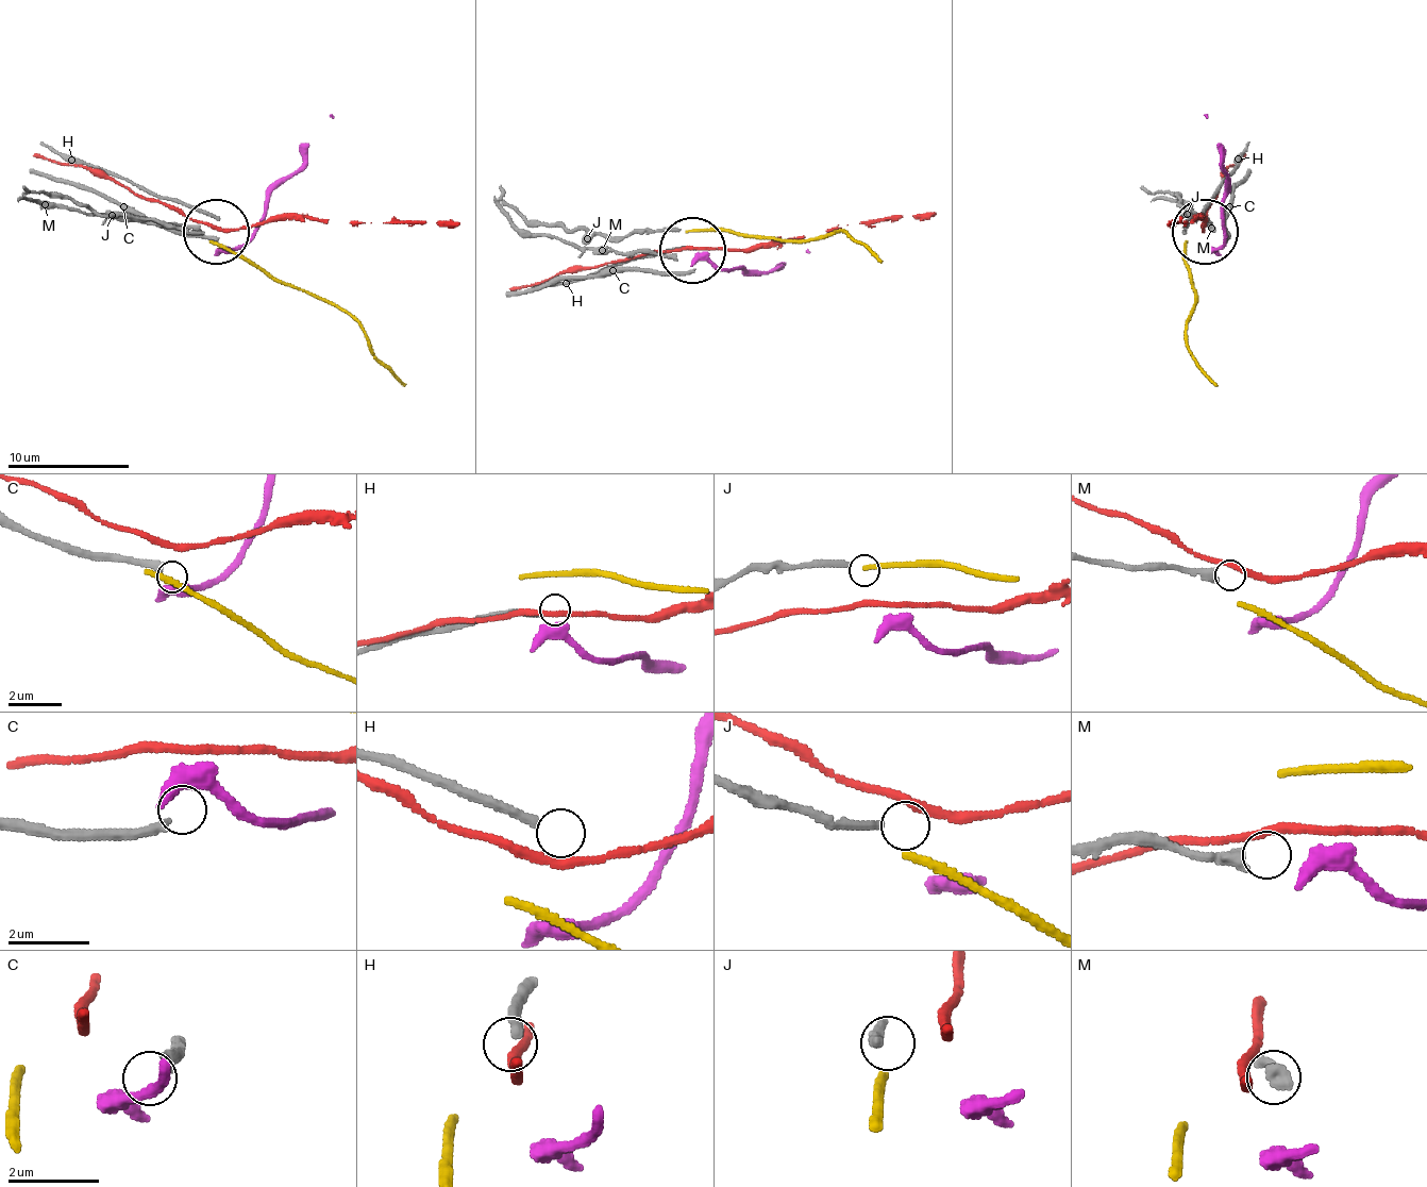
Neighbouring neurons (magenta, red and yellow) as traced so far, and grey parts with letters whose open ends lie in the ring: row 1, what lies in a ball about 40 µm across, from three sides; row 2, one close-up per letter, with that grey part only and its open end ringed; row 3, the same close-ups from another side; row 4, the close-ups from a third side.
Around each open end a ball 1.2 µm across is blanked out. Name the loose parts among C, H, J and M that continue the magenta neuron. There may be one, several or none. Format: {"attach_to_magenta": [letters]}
{"attach_to_magenta": []}

